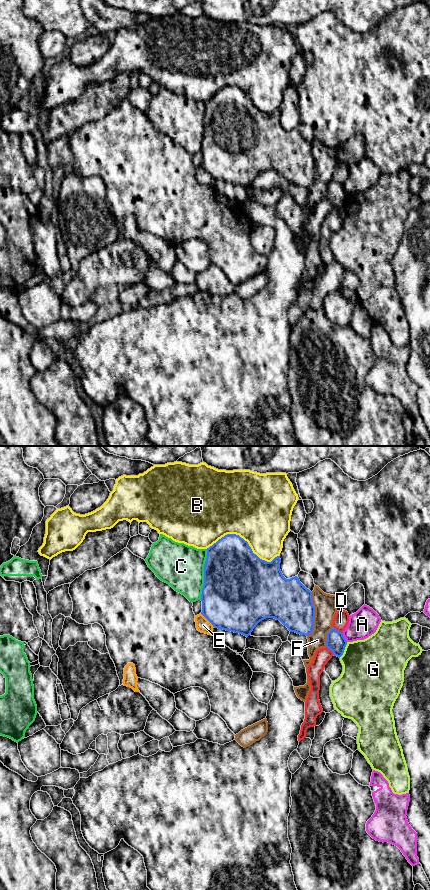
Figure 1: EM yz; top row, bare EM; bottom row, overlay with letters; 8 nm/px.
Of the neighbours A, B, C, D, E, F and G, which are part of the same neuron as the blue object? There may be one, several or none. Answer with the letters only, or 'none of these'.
none of these

